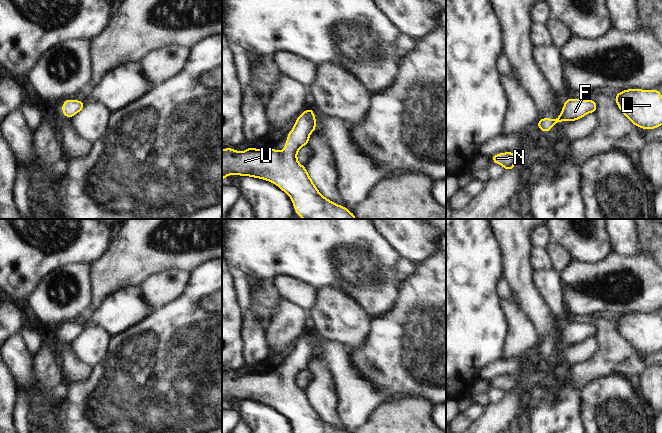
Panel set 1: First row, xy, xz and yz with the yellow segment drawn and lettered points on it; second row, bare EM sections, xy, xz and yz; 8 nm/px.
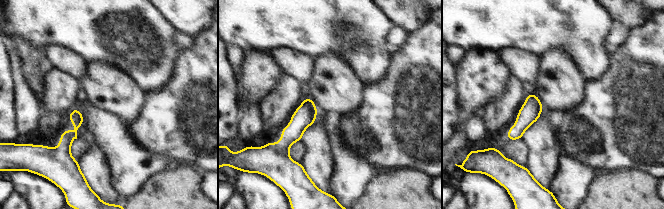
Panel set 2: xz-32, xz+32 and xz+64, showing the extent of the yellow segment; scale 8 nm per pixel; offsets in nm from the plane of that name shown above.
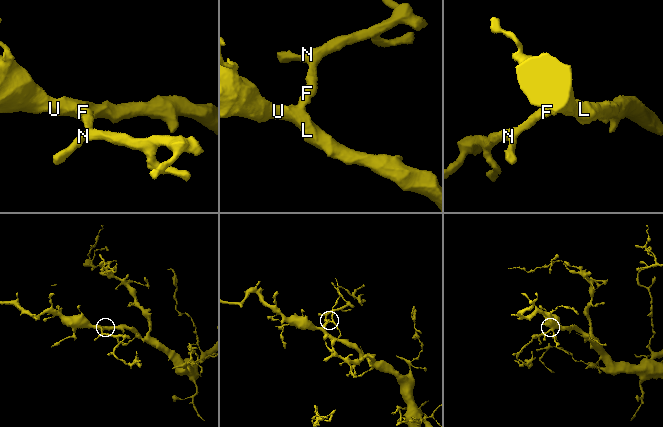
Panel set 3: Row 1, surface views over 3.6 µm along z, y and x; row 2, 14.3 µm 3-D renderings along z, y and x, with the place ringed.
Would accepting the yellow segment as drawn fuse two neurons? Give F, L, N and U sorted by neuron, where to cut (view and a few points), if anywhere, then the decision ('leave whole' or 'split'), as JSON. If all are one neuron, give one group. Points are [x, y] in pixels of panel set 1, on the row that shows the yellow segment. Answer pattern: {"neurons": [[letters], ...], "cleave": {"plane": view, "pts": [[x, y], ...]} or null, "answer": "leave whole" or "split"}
{"neurons": [["F", "L", "N", "U"]], "cleave": null, "answer": "leave whole"}

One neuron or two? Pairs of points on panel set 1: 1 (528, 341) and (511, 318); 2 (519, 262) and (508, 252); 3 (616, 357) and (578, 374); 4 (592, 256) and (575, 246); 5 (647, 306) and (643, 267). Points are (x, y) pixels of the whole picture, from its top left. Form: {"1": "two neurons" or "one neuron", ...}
{"1": "one neuron", "2": "one neuron", "3": "one neuron", "4": "one neuron", "5": "one neuron"}

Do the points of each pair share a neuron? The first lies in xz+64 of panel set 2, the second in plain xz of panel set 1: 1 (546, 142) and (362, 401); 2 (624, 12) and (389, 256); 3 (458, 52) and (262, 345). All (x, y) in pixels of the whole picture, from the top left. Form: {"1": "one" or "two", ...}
{"1": "two", "2": "two", "3": "one"}

